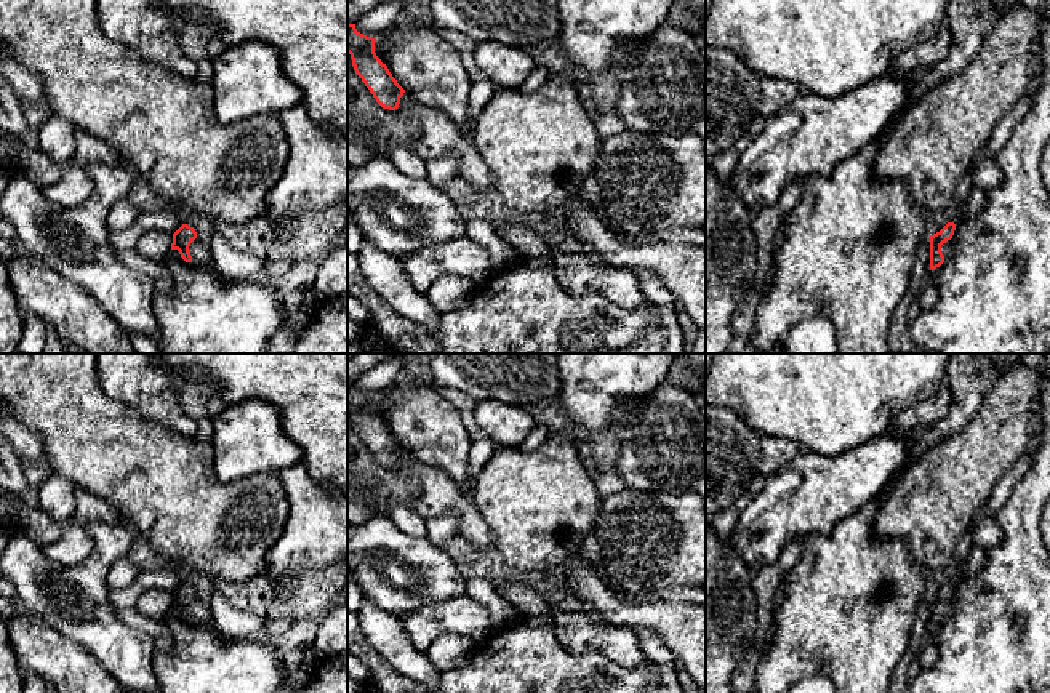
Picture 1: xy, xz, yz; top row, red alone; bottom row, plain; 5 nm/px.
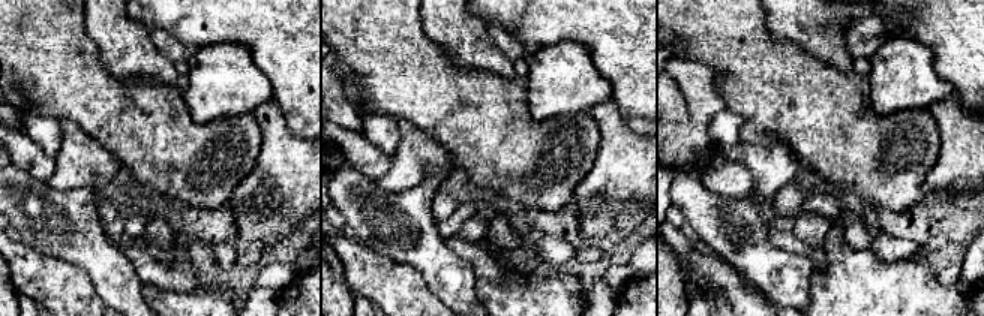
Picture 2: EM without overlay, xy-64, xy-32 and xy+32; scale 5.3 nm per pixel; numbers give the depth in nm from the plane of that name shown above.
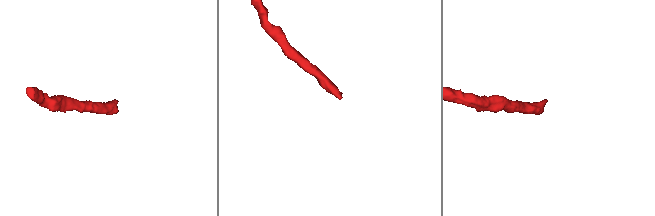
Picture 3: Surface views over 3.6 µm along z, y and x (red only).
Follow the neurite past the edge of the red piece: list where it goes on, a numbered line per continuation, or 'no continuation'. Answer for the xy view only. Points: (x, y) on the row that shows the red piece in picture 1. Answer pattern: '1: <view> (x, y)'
1: xy (200, 252)

